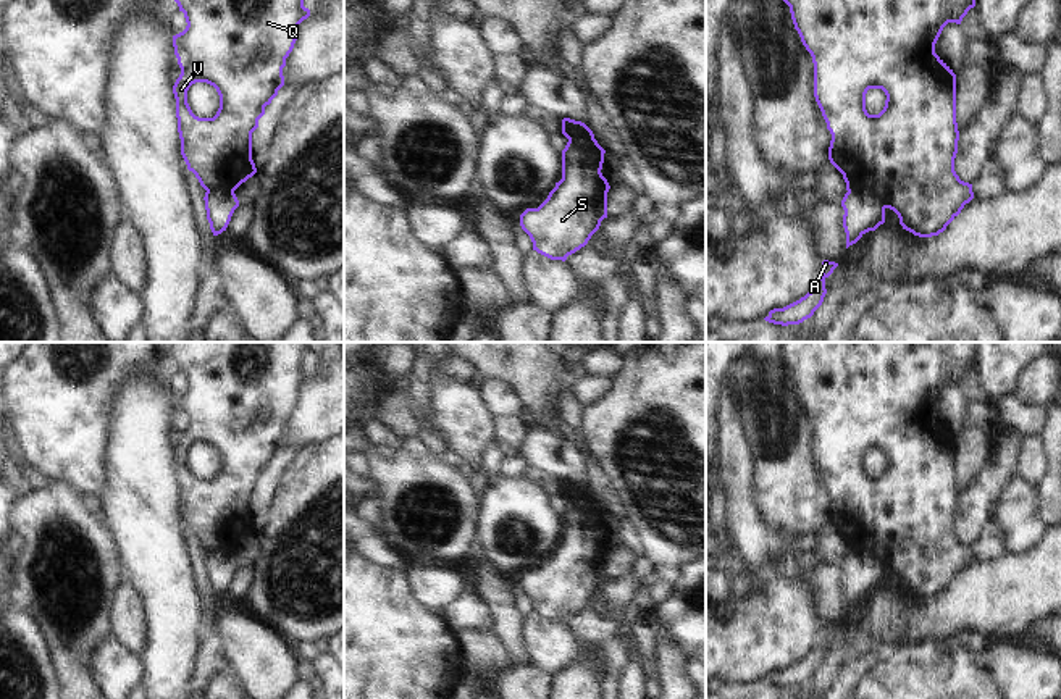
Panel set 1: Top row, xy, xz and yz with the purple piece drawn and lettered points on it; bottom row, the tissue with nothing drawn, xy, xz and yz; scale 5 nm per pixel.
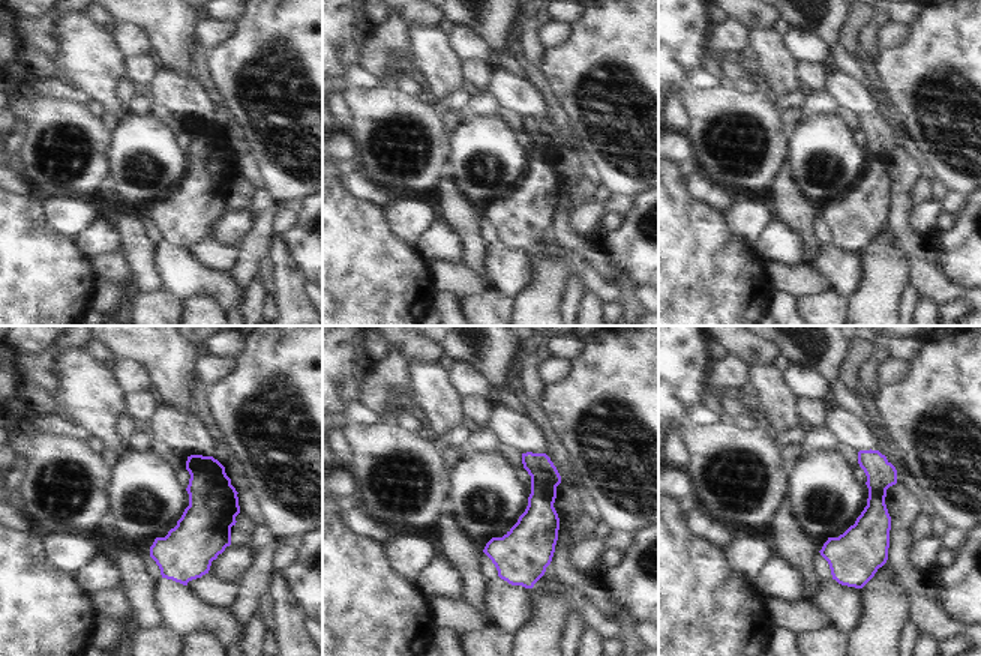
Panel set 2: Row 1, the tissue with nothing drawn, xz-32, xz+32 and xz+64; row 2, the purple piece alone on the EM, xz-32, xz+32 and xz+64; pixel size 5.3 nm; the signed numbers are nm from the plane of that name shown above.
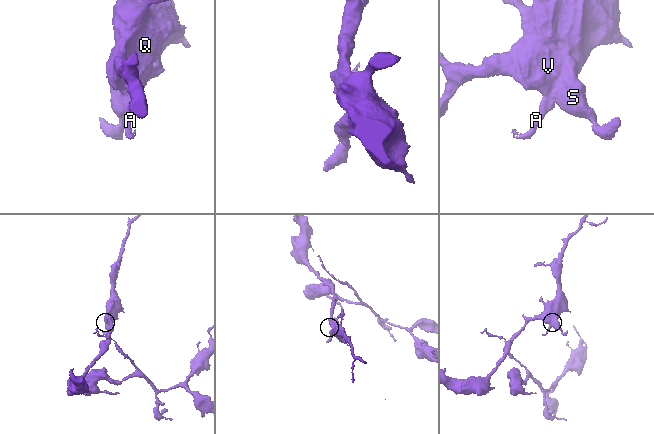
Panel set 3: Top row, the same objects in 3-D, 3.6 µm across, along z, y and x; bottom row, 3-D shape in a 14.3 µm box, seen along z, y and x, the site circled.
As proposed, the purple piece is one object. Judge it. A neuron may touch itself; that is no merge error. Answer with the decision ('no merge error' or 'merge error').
merge error

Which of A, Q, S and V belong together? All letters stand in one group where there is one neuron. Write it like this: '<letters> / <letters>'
A / Q S V

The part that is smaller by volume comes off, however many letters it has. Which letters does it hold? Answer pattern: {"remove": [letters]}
{"remove": ["A"]}

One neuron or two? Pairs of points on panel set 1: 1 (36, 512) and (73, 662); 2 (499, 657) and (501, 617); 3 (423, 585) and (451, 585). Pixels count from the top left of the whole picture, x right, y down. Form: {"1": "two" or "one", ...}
{"1": "one", "2": "two", "3": "one"}

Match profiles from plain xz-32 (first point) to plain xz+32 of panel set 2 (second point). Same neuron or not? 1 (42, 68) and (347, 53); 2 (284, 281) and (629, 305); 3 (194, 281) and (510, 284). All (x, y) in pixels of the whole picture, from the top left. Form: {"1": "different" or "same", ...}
{"1": "different", "2": "same", "3": "same"}

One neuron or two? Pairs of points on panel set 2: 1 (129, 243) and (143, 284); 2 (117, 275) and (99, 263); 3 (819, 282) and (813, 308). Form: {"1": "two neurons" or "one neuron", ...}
{"1": "one neuron", "2": "one neuron", "3": "two neurons"}

